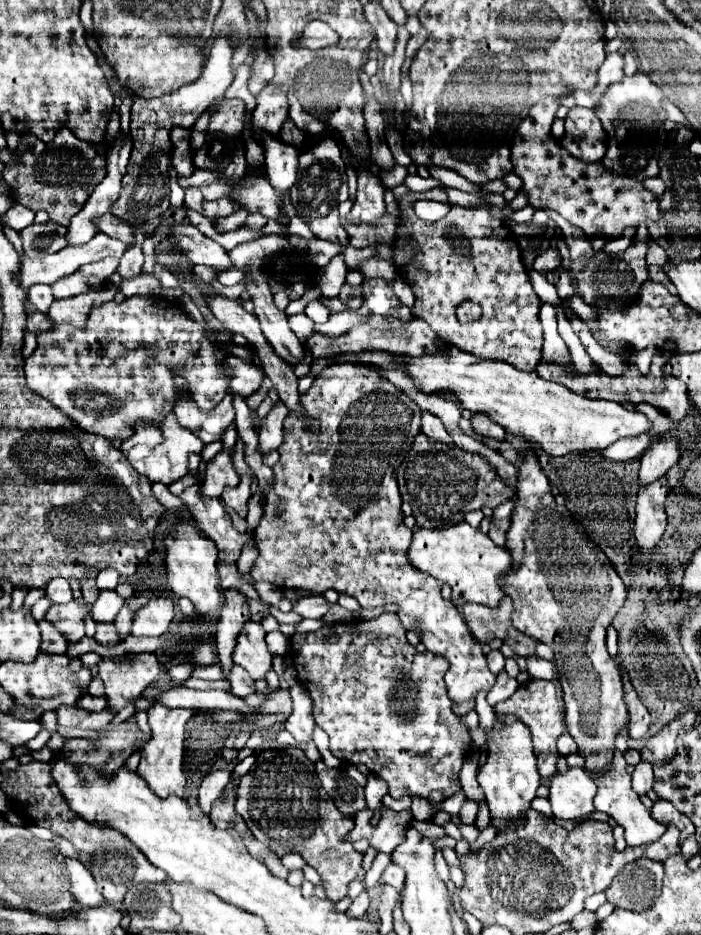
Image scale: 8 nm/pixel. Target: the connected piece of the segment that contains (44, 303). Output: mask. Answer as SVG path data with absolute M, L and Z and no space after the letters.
M36 285L30 289L30 301L32 305L42 311L42 313L48 313L52 301L54 301L54 295L52 295L52 289L50 285Z

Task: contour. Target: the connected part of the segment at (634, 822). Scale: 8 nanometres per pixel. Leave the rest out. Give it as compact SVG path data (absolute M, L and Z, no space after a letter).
M618 741L616 751L614 751L614 761L612 761L608 773L592 775L592 779L596 779L596 785L598 785L594 807L596 807L596 811L606 811L624 829L624 839L626 839L628 847L636 847L638 843L650 843L650 841L660 839L664 835L666 827L650 817L650 811L640 803L638 795L632 791L630 775L626 773L624 749L626 749L626 741L622 741L622 743Z

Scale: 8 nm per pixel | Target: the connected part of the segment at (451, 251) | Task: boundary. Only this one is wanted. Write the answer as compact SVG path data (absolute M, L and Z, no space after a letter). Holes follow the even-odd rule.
M442 189L410 193L400 201L402 215L398 219L398 239L394 243L394 265L412 285L416 297L412 313L420 315L420 319L424 319L444 341L450 341L462 351L480 355L482 359L500 359L524 371L536 369L544 379L552 379L556 383L570 383L574 375L568 375L562 367L546 363L538 365L542 351L542 360L560 360L571 369L567 363L568 356L565 356L569 351L558 333L557 307L549 303L540 307L540 299L530 285L514 233L510 237L506 223L490 217L486 207L464 209L454 203L446 217L436 223L426 223L416 217L412 207L418 197L448 203ZM464 299L478 303L482 307L482 317L468 325L458 325L454 309Z

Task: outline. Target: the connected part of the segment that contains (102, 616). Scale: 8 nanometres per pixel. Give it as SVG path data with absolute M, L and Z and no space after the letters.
M115 590L100 591L99 597L92 607L92 619L96 623L112 623L122 605L124 605L124 599L118 597Z

